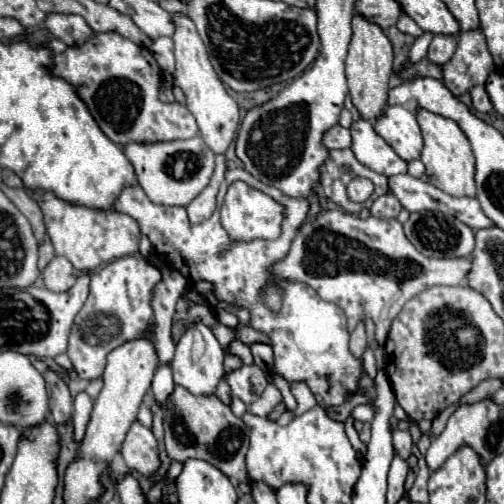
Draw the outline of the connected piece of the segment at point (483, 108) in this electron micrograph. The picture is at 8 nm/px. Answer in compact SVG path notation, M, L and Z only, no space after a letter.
M476 86L470 90L470 96L472 96L472 106L478 110L478 112L490 112L492 110L492 102L488 98L488 92L484 86Z

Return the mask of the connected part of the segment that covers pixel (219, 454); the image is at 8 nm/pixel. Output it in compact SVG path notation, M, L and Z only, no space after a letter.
M176 386L174 394L164 406L164 444L172 460L184 462L188 458L200 458L214 464L234 482L248 482L244 456L248 452L248 428L232 414L232 410L212 396L194 396L186 388Z

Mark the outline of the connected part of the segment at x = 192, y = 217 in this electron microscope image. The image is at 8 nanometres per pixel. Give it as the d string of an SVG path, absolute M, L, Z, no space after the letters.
M220 154L220 156L216 156L216 172L212 176L212 182L208 184L208 188L198 198L194 198L186 206L190 224L200 224L212 216L212 212L216 208L216 192L218 192L220 182L224 180L224 170L226 170L226 164L224 164L224 156Z

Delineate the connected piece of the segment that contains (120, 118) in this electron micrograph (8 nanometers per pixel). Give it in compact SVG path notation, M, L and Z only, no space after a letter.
M94 34L86 44L66 48L52 58L52 76L64 78L76 88L80 100L88 106L100 130L118 146L130 142L154 144L186 140L198 134L196 120L180 102L166 104L158 98L160 66L150 50L138 46L120 34Z

